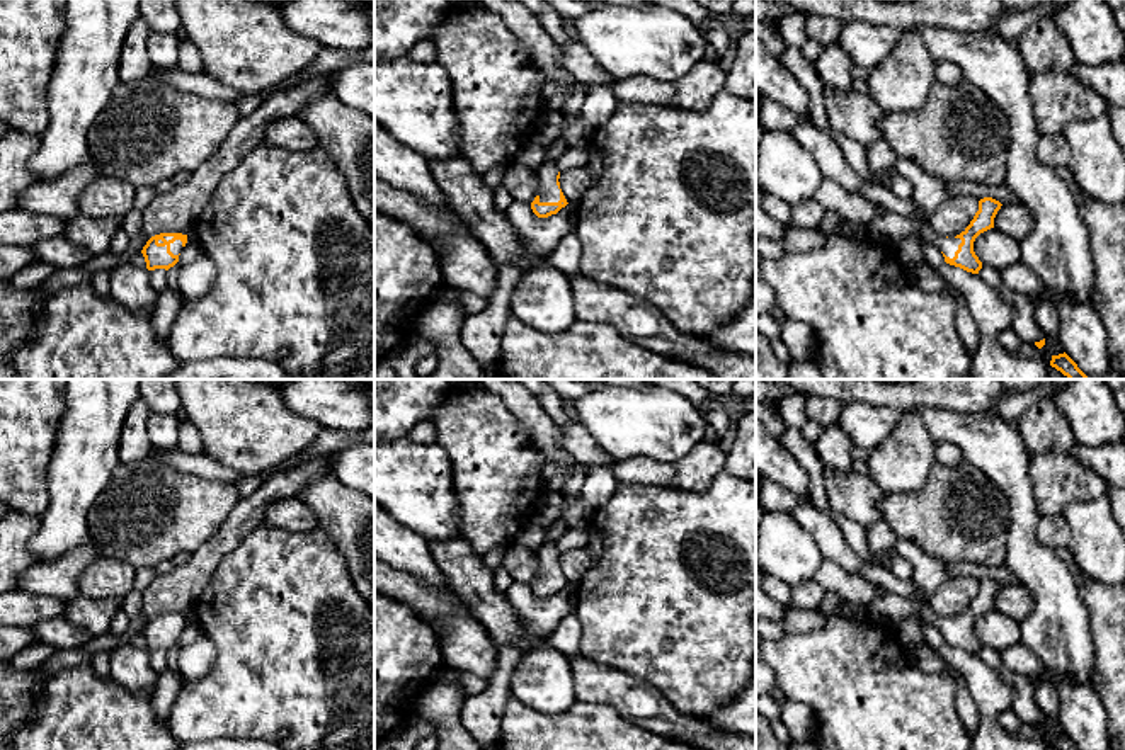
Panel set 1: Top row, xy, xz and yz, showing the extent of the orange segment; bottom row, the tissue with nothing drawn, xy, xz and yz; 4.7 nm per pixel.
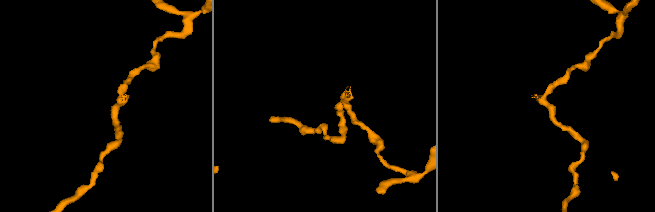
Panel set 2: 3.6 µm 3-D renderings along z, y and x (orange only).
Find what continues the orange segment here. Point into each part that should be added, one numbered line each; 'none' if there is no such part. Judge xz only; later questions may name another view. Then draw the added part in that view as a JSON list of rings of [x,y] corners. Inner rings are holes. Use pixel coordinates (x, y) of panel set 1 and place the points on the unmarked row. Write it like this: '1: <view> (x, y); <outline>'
1: xz (548, 572); [[[546,537],[545,544],[536,551],[540,560],[540,583],[558,583],[560,570],[557,566],[557,543]]]

